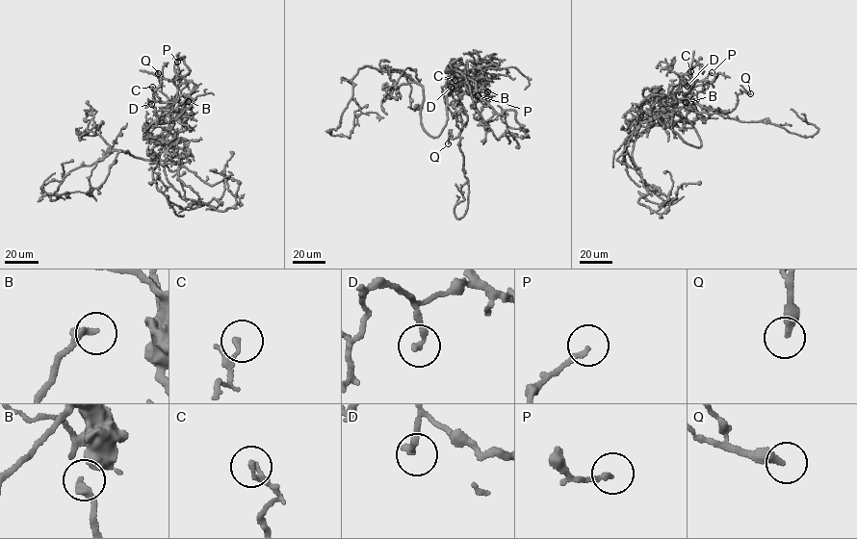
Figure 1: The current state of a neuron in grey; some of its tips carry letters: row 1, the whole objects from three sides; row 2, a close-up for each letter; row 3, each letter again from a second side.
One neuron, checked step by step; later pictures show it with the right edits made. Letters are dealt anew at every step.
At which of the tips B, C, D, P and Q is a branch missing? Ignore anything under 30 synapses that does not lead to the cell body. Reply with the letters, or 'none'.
none

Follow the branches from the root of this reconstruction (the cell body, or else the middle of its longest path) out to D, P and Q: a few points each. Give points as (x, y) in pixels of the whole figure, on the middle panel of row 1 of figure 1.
D: (440, 134), (447, 119), (447, 94), (451, 88), (458, 87), (465, 81), (473, 88), (458, 91), (451, 87)
P: (440, 134), (447, 119), (451, 88), (466, 81), (470, 88), (478, 87), (474, 93), (478, 95)
Q: (440, 134), (447, 93), (468, 83), (459, 98), (461, 130), (454, 138), (450, 134), (448, 143)

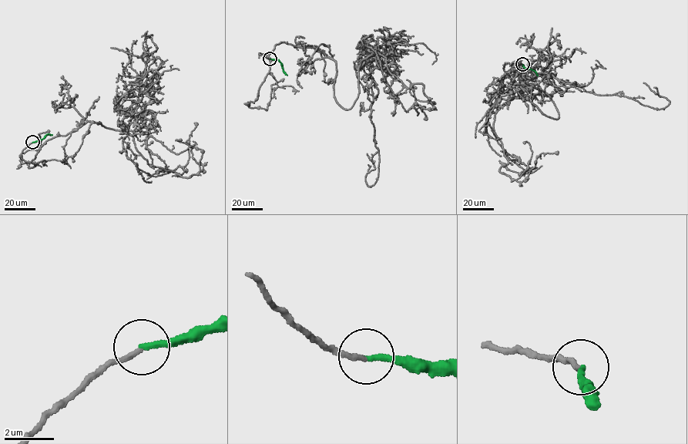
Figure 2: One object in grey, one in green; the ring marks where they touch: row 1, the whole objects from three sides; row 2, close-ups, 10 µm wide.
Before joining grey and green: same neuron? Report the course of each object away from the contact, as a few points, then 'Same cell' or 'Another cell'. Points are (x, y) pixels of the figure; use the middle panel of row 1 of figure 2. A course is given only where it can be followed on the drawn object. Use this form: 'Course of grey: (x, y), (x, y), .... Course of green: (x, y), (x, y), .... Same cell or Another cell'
Course of grey: (270, 59), (259, 53), (283, 42), (319, 49), (349, 109), (359, 68), (379, 58), (369, 186), (367, 153). Course of green: (270, 58), (280, 62), (287, 75). Another cell

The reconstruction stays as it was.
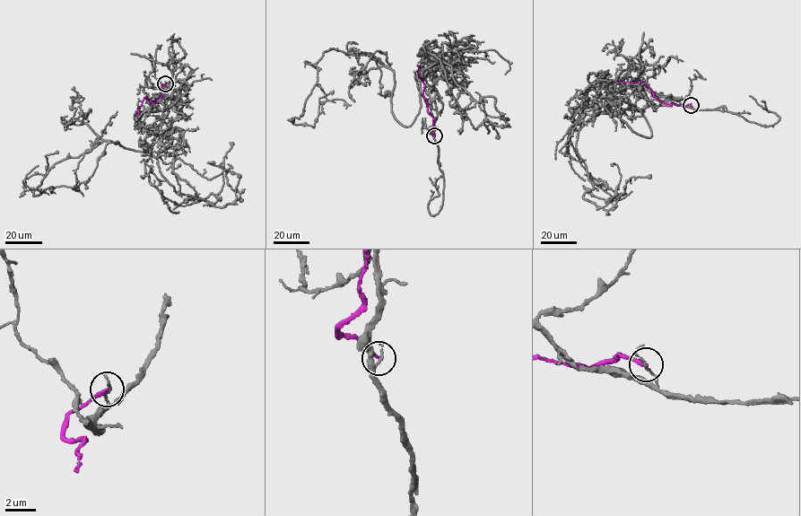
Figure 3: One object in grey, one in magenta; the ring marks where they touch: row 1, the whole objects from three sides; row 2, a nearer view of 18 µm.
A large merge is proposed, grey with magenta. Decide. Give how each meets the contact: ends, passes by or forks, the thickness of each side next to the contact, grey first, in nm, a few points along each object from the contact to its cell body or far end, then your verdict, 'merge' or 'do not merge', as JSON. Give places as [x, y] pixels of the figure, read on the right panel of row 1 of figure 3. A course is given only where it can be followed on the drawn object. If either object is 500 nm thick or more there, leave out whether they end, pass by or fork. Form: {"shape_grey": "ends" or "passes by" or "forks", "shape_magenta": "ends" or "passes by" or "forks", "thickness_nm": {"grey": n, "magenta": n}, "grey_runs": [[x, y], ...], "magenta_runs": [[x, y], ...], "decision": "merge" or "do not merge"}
{"shape_grey": "passes by", "shape_magenta": "ends", "thickness_nm": {"grey": 120, "magenta": 220}, "grey_runs": [[691, 106], [623, 89], [607, 109], [644, 136], [639, 109], [587, 76], [607, 102], [656, 110], [633, 84]], "magenta_runs": [[692, 106], [664, 102], [640, 81], [618, 82]], "decision": "do not merge"}

